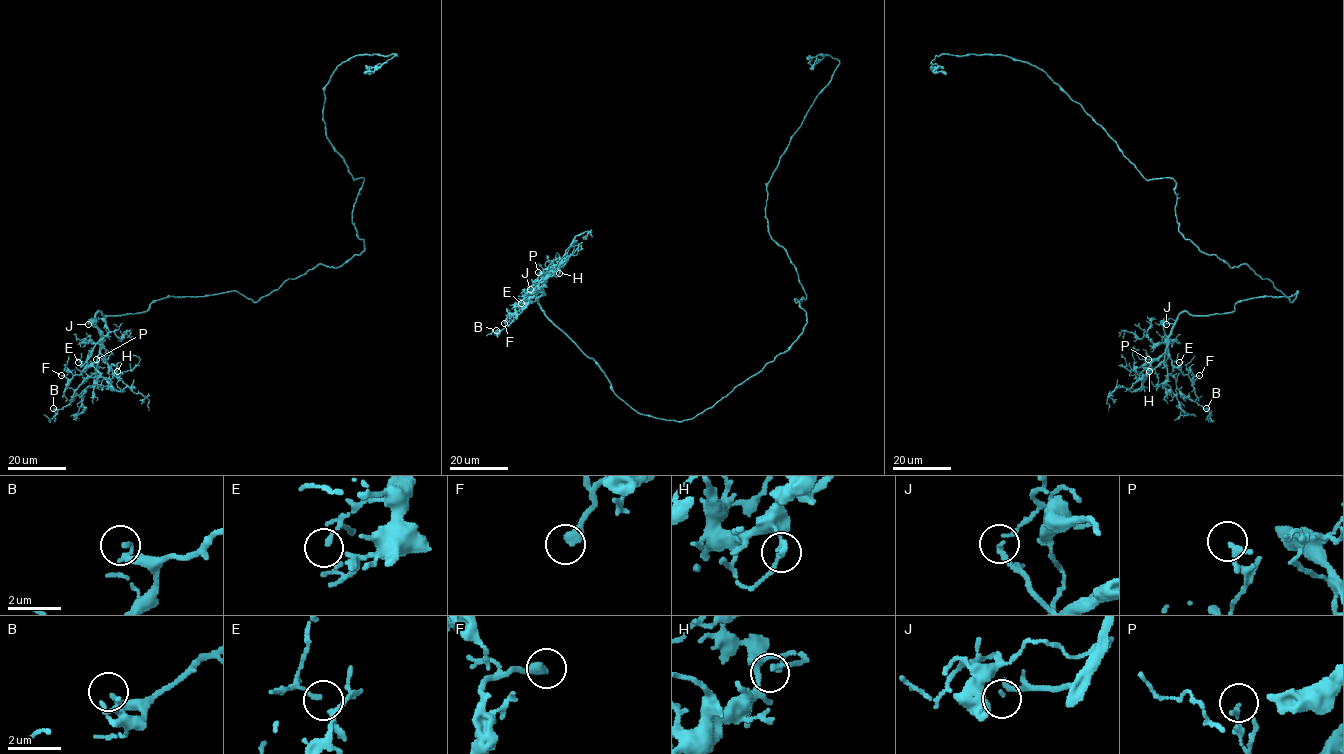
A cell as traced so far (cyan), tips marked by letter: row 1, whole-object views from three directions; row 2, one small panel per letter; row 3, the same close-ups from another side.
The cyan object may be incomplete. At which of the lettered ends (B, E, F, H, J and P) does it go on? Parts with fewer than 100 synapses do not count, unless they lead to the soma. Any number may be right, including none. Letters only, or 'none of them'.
J

